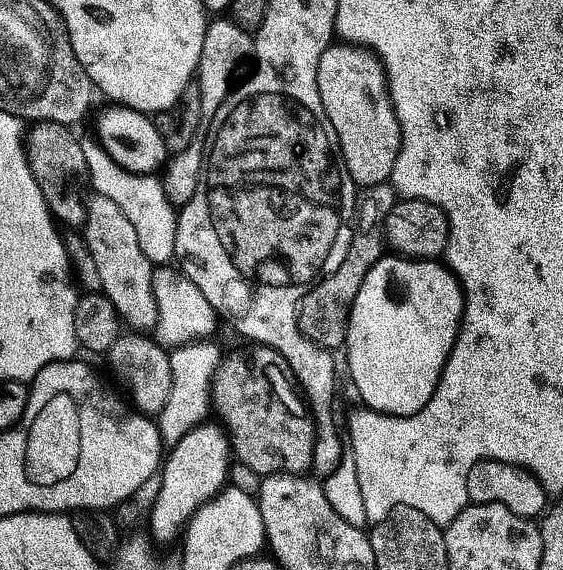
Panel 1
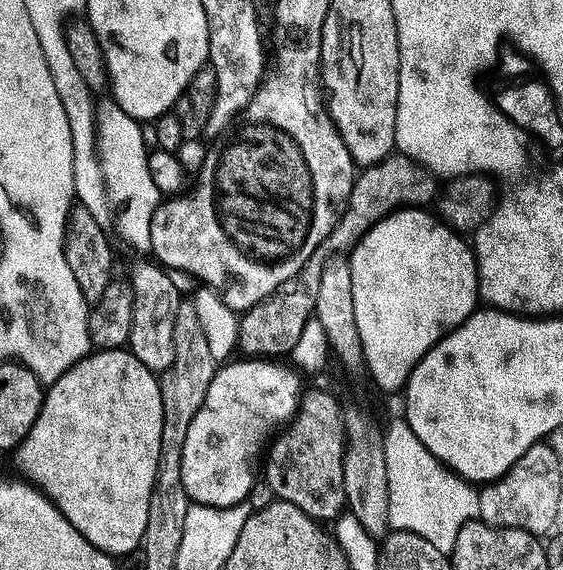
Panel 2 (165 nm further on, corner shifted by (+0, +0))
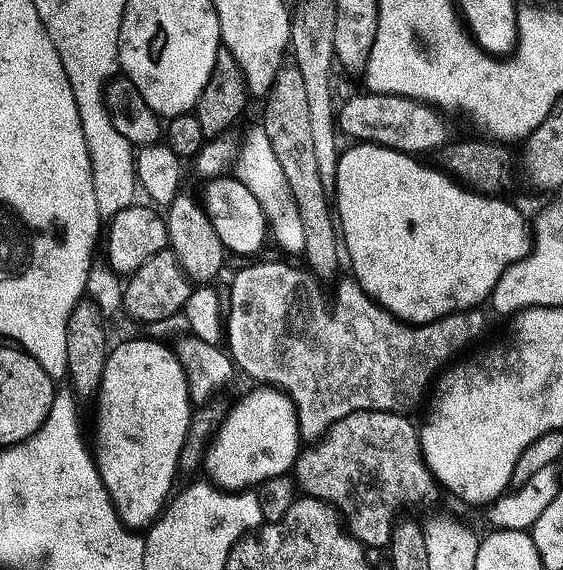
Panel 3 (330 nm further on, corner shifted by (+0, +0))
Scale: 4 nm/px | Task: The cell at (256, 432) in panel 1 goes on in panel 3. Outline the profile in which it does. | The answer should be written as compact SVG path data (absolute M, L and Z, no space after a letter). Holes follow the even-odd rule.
M355 412L350 418L342 418L322 439L305 447L297 458L294 469L297 489L304 496L312 496L335 508L352 536L369 550L389 547L399 508L416 508L438 491L436 478L424 460L420 428L408 419L399 412Z

